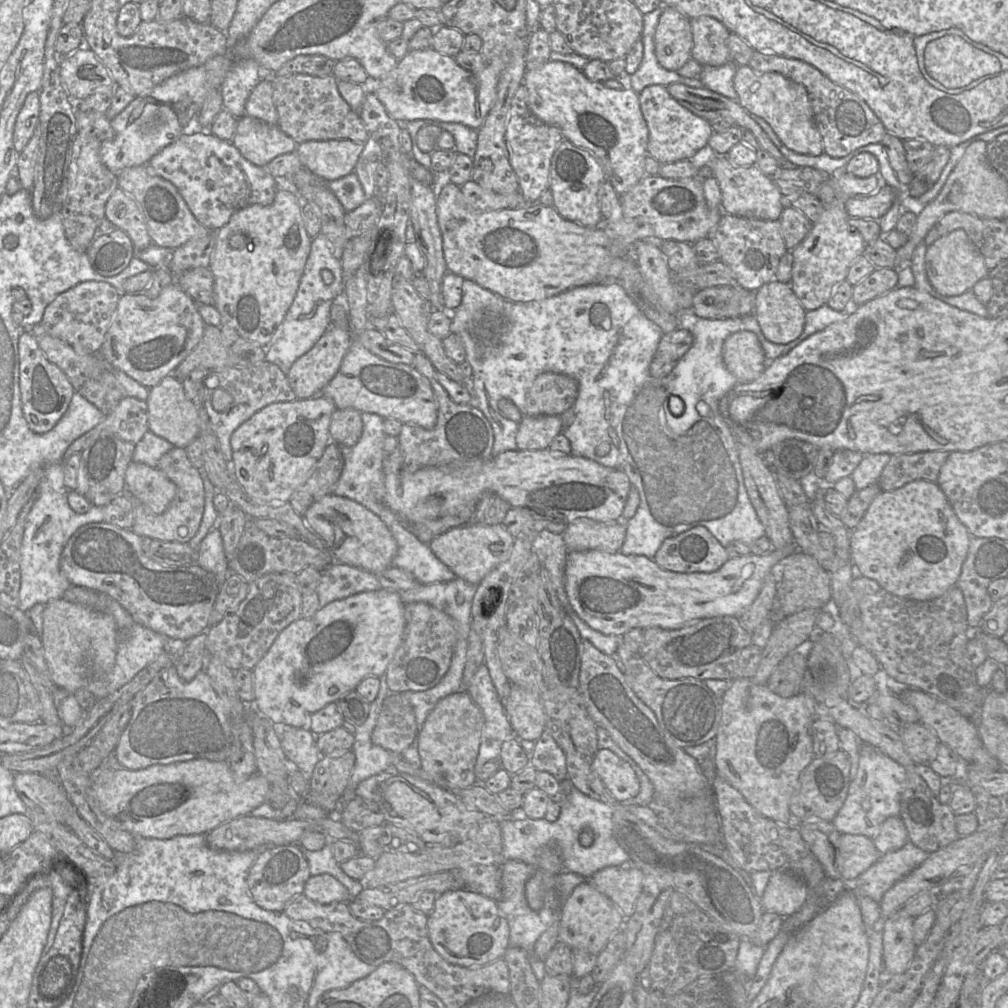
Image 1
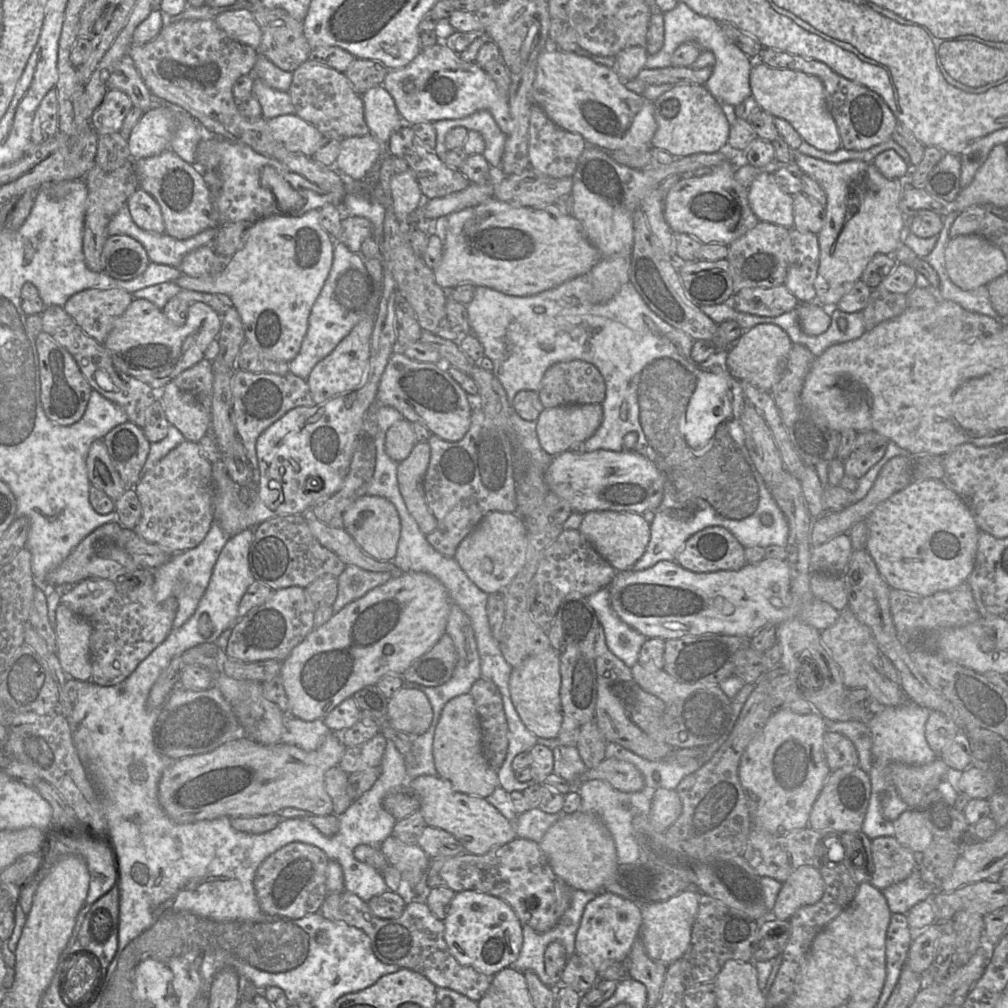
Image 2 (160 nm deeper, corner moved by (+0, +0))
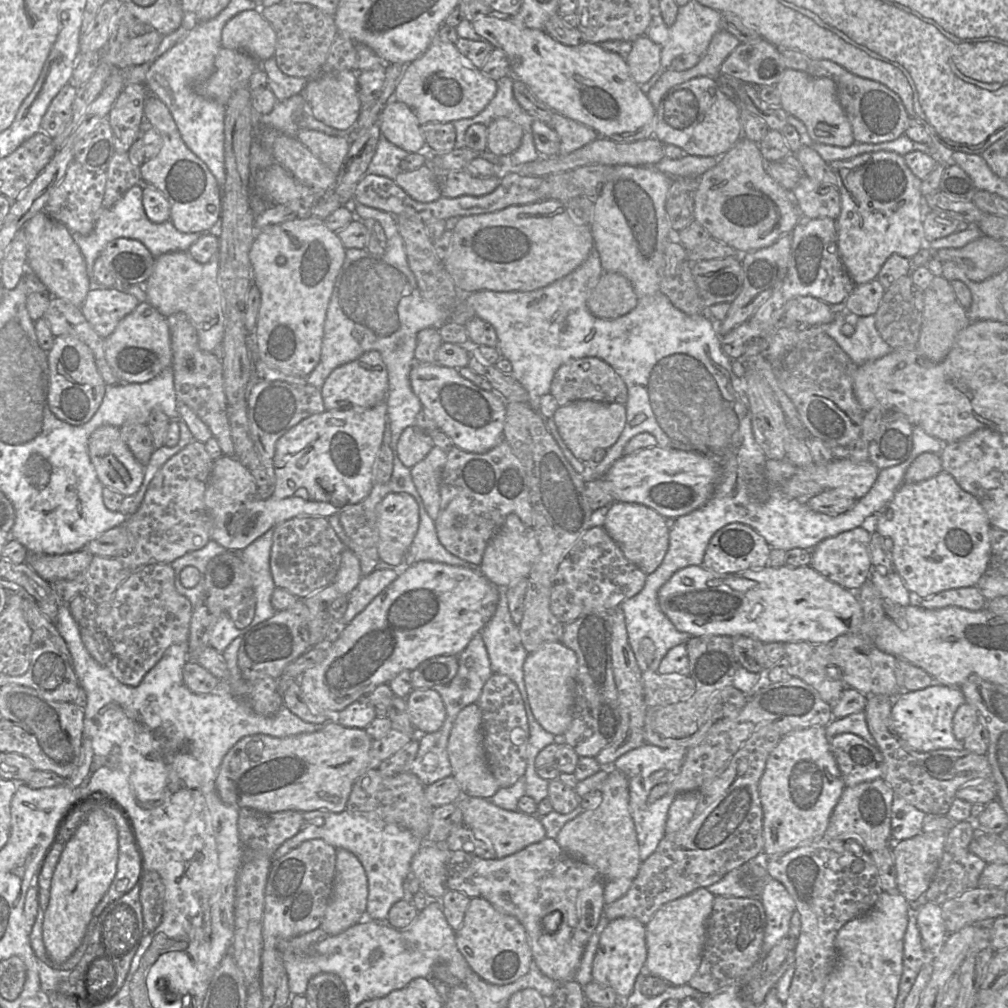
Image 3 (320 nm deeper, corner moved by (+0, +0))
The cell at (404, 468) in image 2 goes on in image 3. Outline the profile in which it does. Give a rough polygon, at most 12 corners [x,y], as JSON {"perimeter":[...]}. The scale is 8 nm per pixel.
{"perimeter":[[434,445],[410,468],[424,508],[440,513],[440,481],[447,452]]}

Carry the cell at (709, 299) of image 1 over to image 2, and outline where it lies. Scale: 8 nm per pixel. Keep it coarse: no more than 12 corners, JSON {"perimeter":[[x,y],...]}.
{"perimeter":[[782,284],[743,288],[724,304],[777,317],[800,302]]}

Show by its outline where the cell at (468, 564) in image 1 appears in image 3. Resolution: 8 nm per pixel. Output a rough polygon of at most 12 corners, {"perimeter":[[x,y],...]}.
{"perimeter":[[513,513],[487,544],[478,570],[506,590],[527,577],[537,536]]}

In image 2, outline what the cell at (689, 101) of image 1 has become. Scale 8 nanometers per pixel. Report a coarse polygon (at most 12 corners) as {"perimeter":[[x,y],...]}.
{"perimeter":[[861,160],[792,161],[825,191],[818,305],[909,232],[903,185]]}

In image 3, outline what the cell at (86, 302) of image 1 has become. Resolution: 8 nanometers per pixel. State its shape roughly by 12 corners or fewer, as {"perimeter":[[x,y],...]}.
{"perimeter":[[92,287],[80,309],[107,338],[139,303],[125,288]]}

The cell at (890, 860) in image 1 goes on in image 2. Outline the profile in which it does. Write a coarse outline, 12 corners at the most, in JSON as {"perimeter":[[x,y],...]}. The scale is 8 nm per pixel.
{"perimeter":[[918,867],[908,878],[883,889],[890,911],[907,914],[934,897]]}

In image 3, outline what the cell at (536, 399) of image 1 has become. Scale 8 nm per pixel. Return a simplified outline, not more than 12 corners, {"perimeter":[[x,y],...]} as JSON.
{"perimeter":[[596,357],[561,365],[550,394],[579,400],[625,404],[628,390]]}

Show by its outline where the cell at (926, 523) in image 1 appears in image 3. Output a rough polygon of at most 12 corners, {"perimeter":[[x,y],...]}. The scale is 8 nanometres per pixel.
{"perimeter":[[946,471],[876,514],[921,597],[975,586],[989,519]]}

